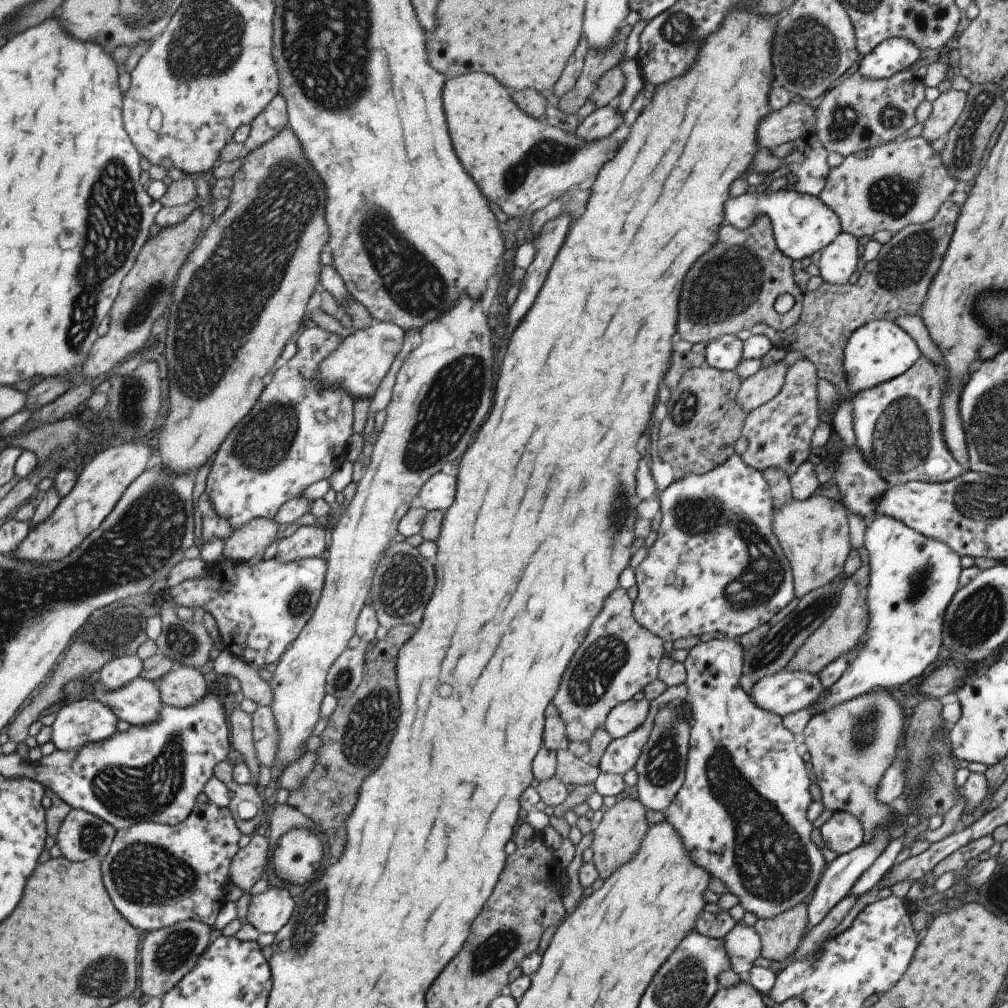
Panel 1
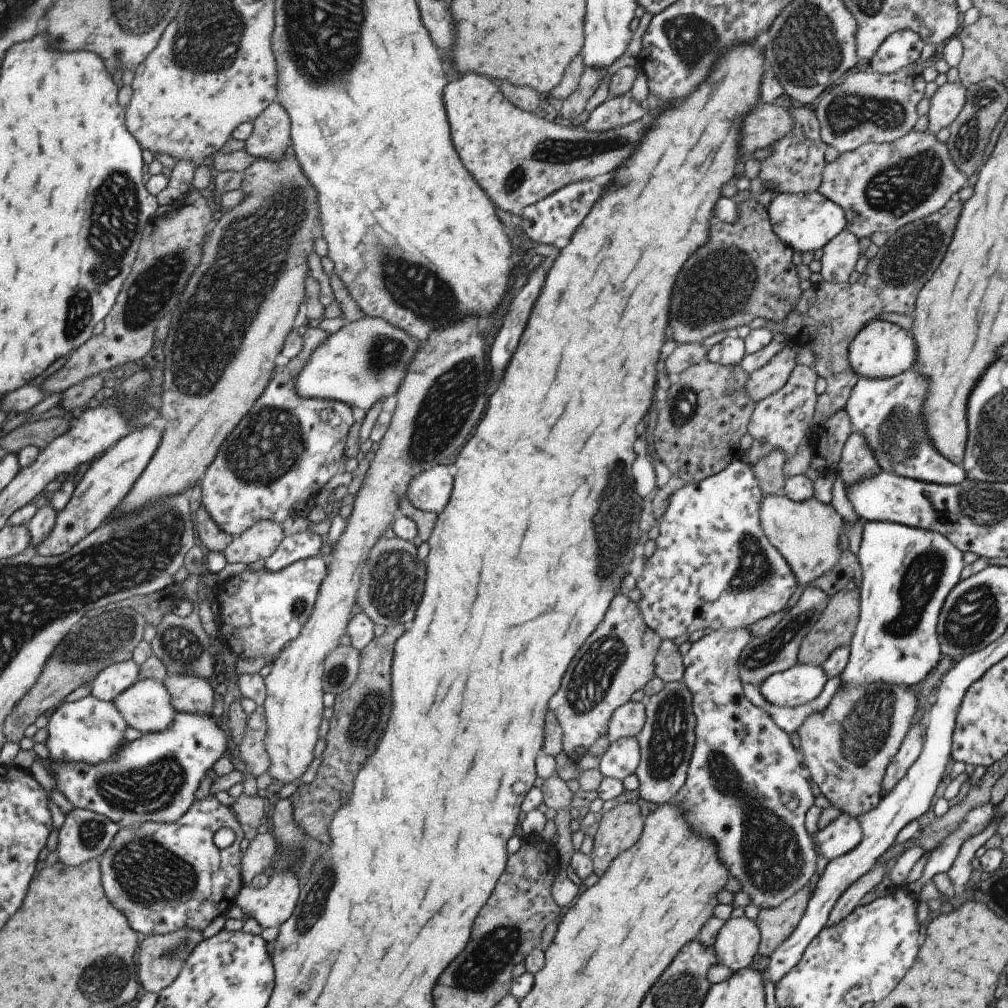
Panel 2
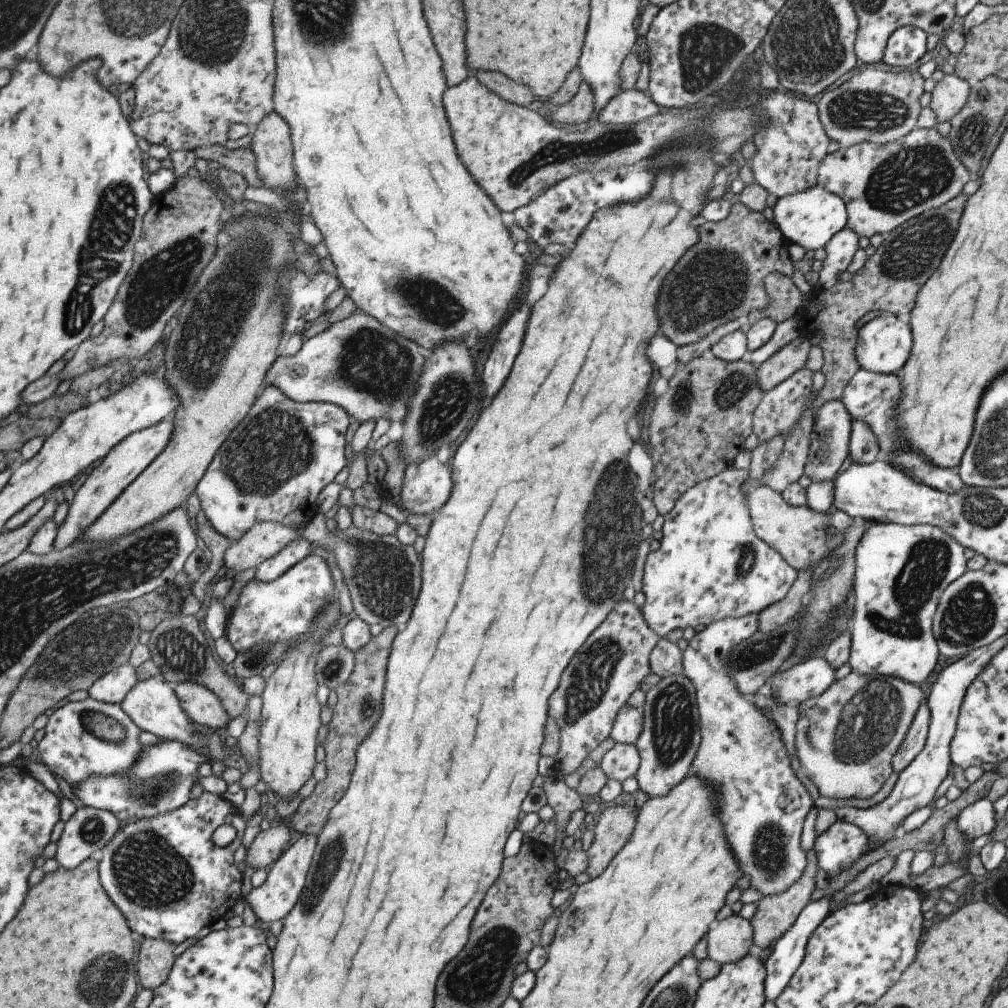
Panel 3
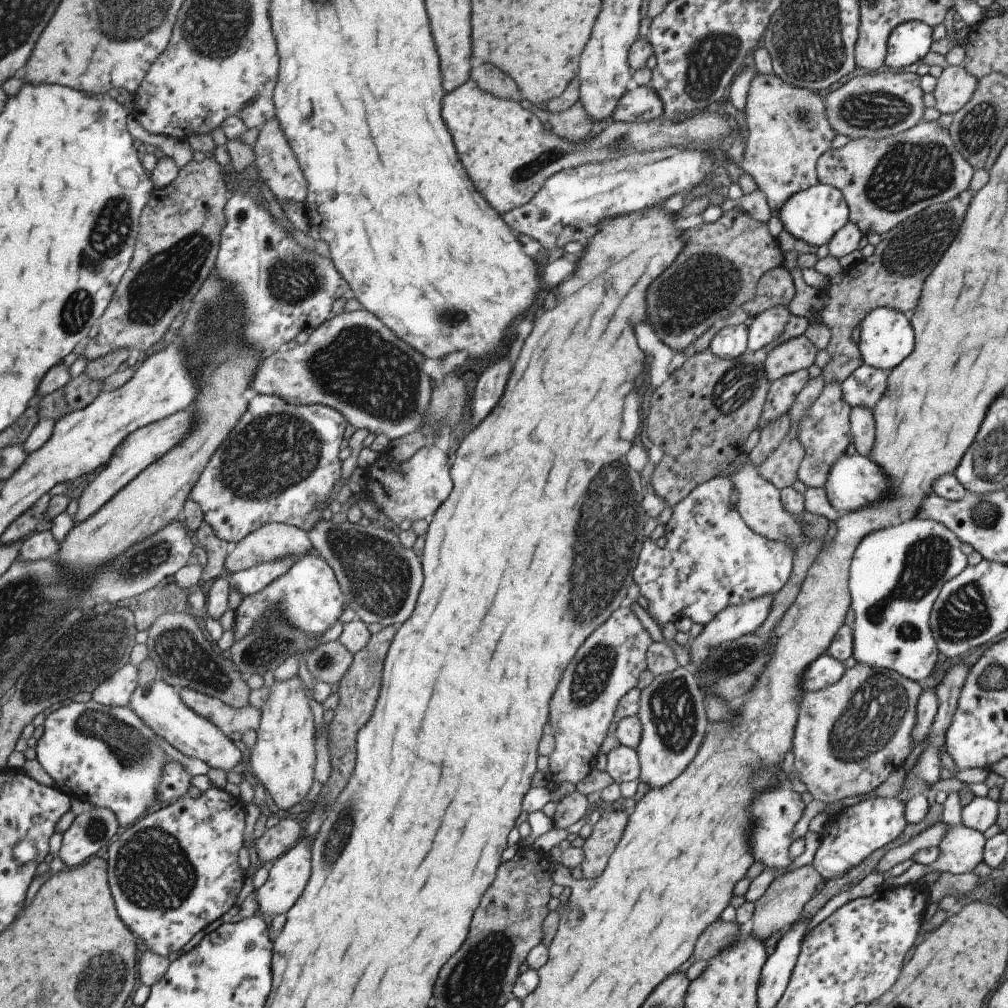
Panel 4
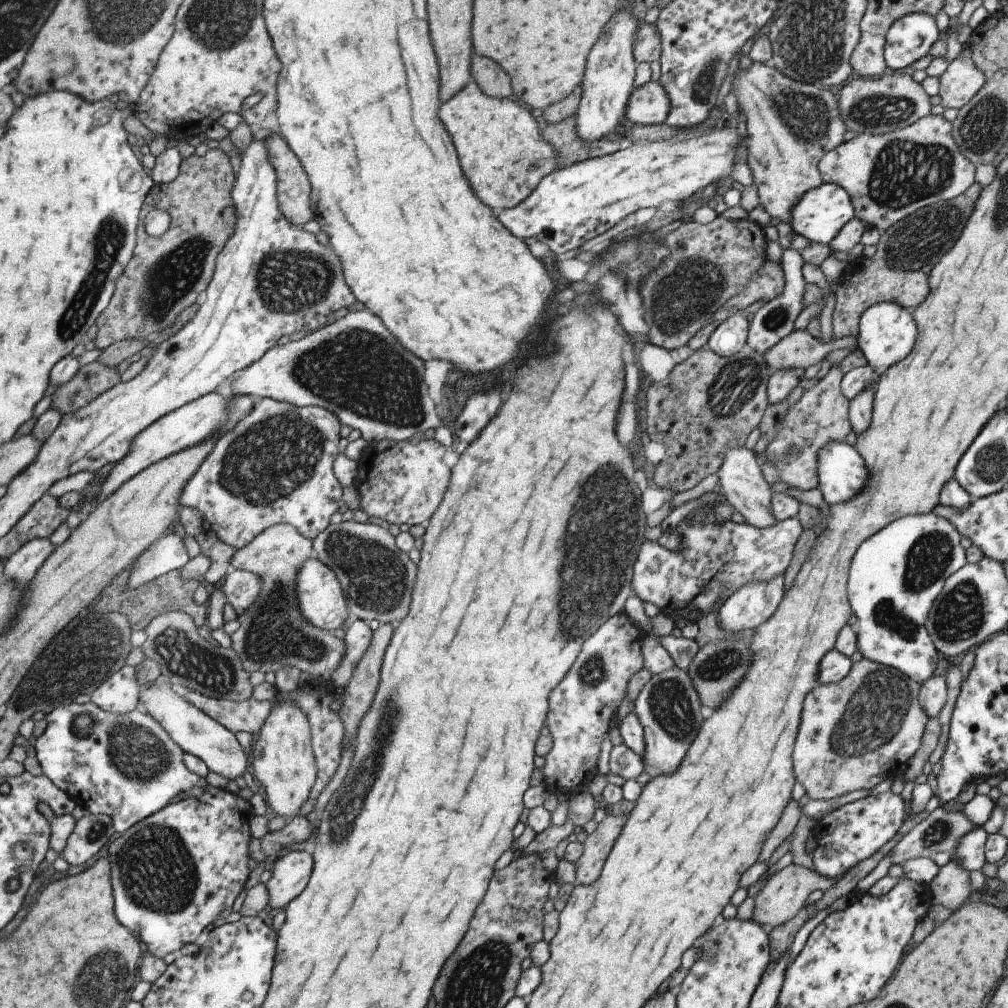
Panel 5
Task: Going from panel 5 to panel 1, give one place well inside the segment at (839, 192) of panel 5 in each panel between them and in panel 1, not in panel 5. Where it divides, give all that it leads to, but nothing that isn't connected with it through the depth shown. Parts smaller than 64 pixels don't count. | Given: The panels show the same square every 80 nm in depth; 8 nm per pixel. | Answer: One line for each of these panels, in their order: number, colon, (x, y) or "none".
1: (801, 224)
2: (803, 221)
3: (809, 218)
4: (813, 215)

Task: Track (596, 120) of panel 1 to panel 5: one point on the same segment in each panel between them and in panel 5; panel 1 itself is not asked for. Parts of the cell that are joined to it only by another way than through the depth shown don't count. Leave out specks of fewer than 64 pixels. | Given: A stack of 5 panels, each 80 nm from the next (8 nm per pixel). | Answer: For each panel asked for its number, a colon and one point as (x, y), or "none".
2: (614, 112)
3: (626, 107)
4: (641, 104)
5: (648, 104)

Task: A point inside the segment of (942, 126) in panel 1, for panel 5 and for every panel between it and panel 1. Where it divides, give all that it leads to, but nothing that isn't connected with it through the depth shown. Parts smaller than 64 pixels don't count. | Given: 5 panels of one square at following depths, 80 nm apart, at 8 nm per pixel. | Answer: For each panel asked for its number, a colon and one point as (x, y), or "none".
2: (944, 105)
3: (948, 95)
4: (954, 86)
5: (960, 81)

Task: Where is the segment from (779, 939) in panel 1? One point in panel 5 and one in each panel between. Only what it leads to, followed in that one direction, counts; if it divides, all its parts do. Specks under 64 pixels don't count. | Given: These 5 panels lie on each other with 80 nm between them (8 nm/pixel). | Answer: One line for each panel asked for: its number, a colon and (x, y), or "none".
2: (775, 925)
3: (775, 914)
4: (781, 903)
5: (784, 894)

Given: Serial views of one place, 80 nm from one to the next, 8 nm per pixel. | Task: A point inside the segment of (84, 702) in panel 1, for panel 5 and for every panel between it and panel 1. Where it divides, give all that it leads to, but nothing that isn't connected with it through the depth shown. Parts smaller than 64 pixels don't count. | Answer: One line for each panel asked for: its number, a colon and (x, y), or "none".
2: (89, 730)
3: (89, 738)
4: (105, 755)
5: (123, 766)

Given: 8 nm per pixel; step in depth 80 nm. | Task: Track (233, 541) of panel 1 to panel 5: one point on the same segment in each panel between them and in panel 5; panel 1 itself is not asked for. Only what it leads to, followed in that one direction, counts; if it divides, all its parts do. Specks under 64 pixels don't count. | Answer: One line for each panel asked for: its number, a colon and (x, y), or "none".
2: (261, 538)
3: (263, 540)
4: (271, 541)
5: (272, 633)

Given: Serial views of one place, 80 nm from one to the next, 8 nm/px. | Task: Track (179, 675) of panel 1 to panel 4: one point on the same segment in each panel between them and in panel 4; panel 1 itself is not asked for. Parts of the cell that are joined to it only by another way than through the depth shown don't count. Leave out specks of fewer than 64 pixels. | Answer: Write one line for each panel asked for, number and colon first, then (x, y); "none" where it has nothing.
2: (191, 694)
3: (201, 706)
4: (227, 719)

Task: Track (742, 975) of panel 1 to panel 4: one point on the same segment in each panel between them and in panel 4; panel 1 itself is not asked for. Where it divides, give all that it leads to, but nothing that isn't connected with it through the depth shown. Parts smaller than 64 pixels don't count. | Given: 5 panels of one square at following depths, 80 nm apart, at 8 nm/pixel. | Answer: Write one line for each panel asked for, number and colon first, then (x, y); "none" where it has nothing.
2: (735, 944)
3: (730, 939)
4: (718, 935)

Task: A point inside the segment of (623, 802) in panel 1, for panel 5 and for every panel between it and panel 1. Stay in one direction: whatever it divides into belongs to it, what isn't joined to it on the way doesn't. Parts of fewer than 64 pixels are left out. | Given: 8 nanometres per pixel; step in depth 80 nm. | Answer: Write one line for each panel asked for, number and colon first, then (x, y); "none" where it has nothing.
2: (618, 829)
3: (616, 823)
4: (606, 832)
5: (596, 846)

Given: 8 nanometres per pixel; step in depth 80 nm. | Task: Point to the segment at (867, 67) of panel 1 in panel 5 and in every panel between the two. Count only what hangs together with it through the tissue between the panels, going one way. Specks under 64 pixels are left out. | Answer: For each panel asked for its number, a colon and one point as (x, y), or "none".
2: (899, 49)
3: (904, 46)
4: (908, 42)
5: (908, 38)

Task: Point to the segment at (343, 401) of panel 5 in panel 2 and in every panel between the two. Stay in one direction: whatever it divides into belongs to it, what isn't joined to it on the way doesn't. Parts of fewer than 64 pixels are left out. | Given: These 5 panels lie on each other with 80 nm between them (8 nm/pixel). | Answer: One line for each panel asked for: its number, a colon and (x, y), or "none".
2: (363, 362)
3: (357, 364)
4: (352, 363)

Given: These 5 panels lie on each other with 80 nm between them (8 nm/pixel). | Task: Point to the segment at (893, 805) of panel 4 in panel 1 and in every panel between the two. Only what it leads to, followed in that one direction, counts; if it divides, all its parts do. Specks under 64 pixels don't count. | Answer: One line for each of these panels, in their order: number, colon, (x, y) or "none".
1: (841, 832)
2: (840, 835)
3: (842, 843)

